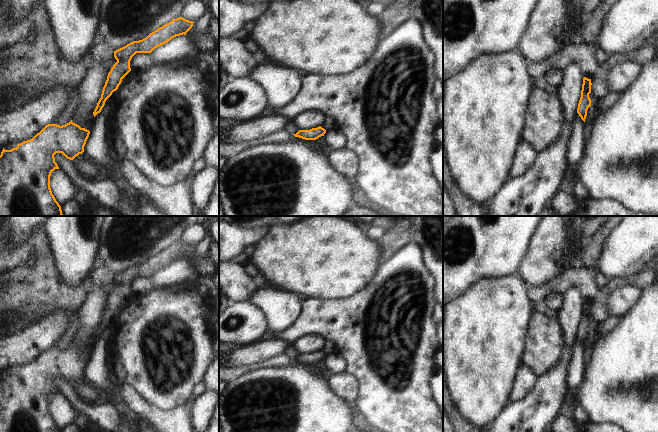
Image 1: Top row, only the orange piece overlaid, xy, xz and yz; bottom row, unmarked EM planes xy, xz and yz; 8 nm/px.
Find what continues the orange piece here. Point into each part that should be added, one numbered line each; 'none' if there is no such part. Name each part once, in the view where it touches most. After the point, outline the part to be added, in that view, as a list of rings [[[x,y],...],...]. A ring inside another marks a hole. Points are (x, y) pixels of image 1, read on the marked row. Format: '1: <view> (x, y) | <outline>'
none

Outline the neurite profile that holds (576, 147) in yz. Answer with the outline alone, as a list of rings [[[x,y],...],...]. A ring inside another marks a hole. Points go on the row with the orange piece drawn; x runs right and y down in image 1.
[[[575,113],[573,126],[567,146],[566,159],[567,165],[579,165],[585,154],[585,143],[583,140],[584,121],[578,113]]]

